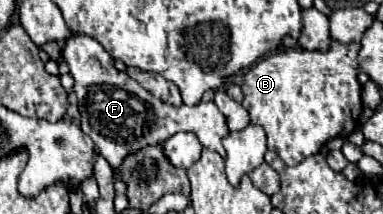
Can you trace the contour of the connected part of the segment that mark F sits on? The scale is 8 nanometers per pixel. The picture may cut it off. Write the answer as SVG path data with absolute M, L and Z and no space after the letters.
M72 32L72 36L64 42L64 60L74 78L74 92L78 96L80 106L80 124L86 134L96 142L102 156L110 162L112 168L118 168L126 154L138 152L148 144L162 144L176 132L194 132L202 146L216 150L224 156L222 138L230 134L226 126L224 114L218 110L214 102L200 102L196 106L182 104L180 108L164 104L154 98L148 90L144 90L136 80L132 80L126 72L114 68L114 60L102 48L98 40L88 34Z

